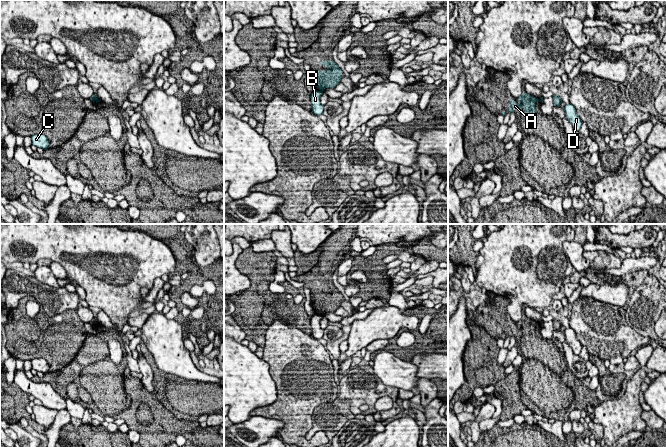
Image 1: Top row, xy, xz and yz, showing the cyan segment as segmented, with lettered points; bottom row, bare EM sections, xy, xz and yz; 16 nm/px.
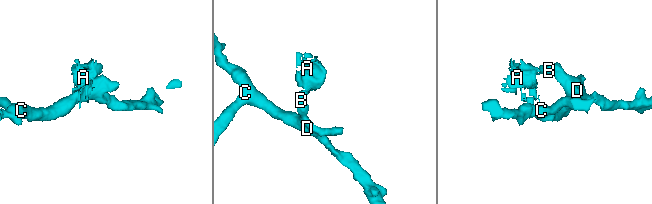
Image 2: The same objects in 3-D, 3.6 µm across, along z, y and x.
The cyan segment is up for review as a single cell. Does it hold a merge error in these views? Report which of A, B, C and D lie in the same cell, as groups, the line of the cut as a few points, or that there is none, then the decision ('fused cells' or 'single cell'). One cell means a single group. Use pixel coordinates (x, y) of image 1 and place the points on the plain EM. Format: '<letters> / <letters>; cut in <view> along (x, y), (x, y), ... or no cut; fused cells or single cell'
A / B C D; cut in xz along (320, 314), (322, 316); fused cells

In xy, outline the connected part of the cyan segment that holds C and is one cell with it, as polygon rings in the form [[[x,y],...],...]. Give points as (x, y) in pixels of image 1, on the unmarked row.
[[[35,358],[31,360],[32,369],[46,374],[50,371],[50,365],[43,358]]]

